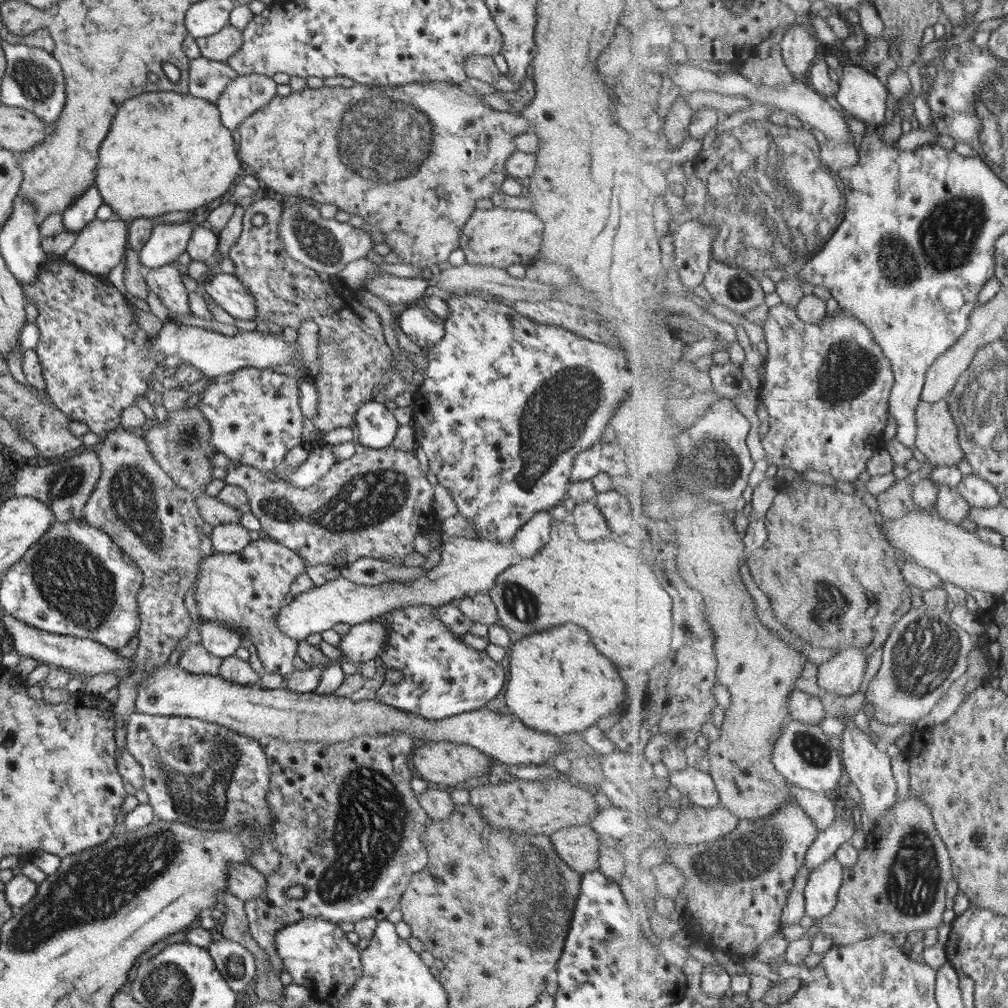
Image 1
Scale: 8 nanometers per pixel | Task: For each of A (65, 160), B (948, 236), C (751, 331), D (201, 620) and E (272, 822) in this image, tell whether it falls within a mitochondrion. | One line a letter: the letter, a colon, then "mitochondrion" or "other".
A: other
B: mitochondrion
C: other
D: other
E: other

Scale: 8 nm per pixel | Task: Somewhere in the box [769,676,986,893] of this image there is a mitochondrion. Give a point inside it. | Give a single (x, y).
(809, 748)

